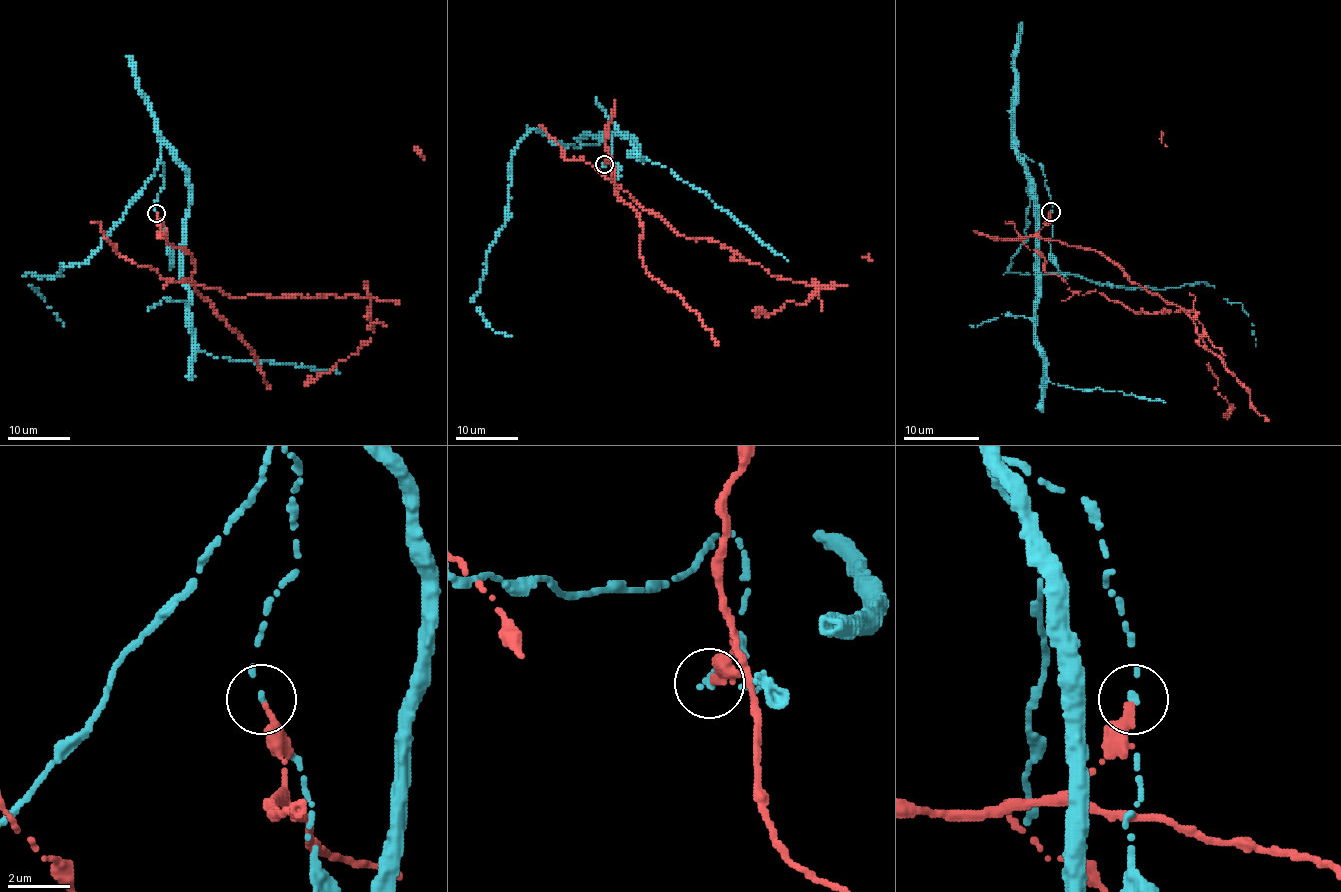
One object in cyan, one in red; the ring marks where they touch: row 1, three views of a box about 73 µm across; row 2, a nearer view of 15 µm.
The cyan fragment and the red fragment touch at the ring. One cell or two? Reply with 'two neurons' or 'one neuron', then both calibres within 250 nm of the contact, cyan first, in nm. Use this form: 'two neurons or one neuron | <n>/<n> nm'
two neurons | 180/280 nm

